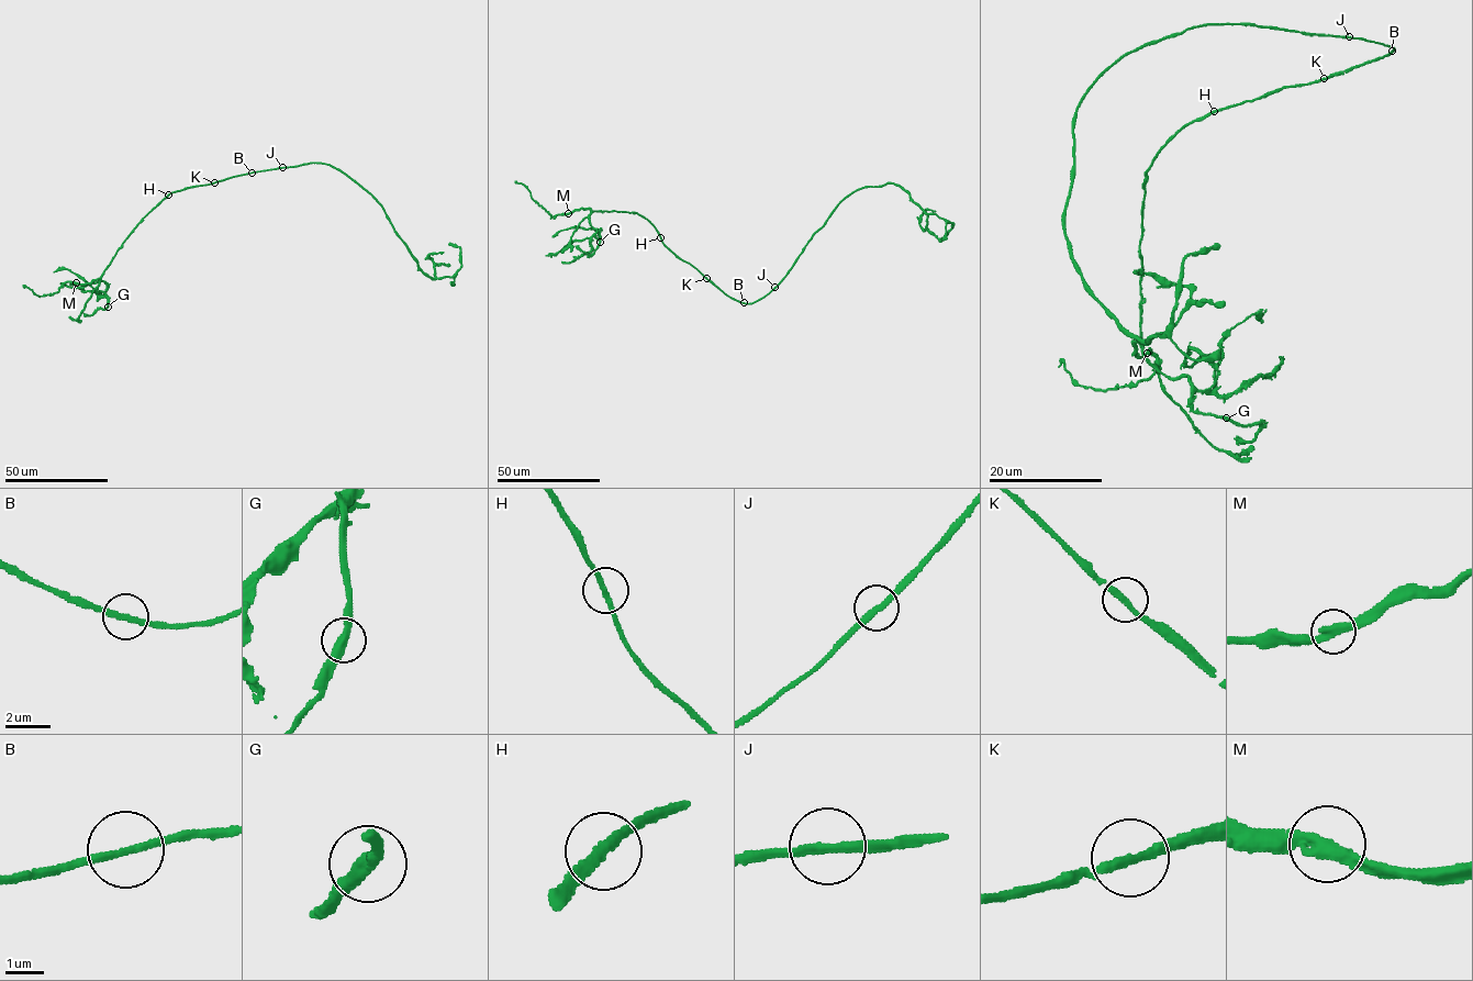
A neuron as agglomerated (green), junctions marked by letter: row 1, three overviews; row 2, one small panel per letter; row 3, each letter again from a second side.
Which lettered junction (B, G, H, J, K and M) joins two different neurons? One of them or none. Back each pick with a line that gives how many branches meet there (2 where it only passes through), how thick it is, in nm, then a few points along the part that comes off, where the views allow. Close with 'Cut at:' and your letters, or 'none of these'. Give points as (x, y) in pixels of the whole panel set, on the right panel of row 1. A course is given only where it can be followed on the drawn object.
Cut at: none of these

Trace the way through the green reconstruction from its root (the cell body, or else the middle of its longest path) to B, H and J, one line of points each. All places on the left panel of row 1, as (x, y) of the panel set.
B: (265, 170), (250, 173)
H: (265, 170), (185, 188), (168, 194)
J: (265, 170), (282, 167)

